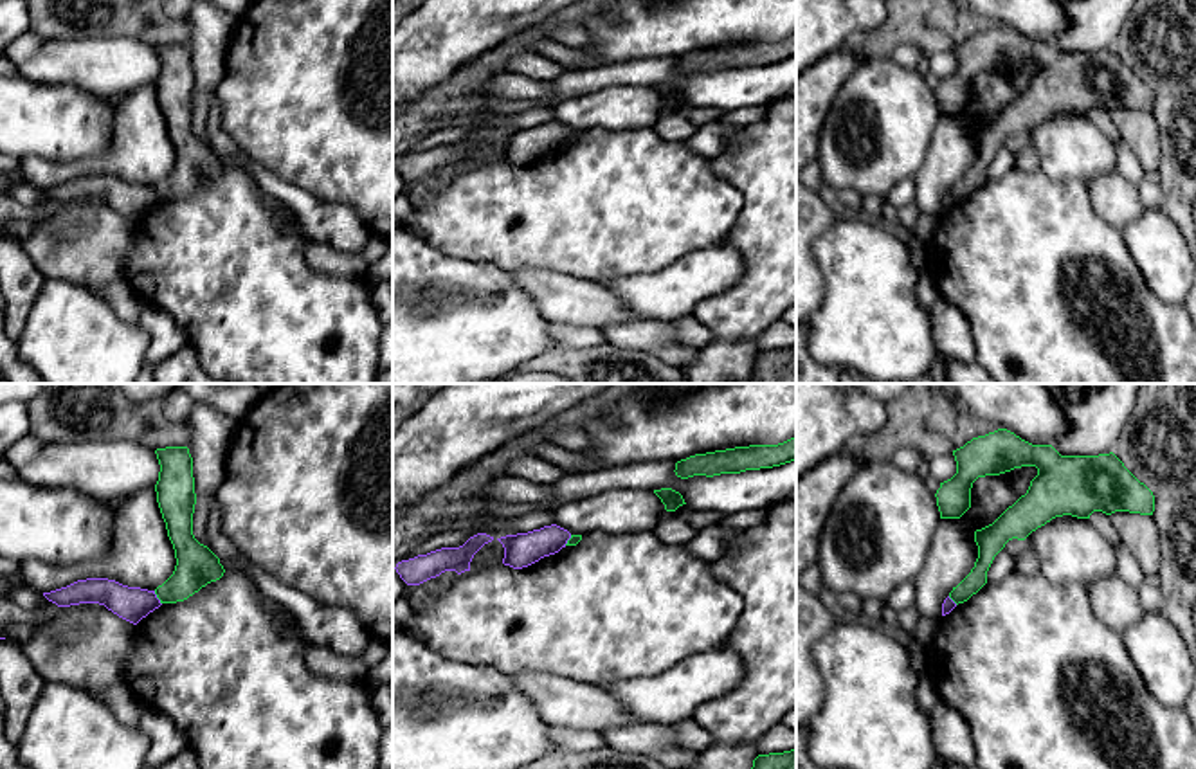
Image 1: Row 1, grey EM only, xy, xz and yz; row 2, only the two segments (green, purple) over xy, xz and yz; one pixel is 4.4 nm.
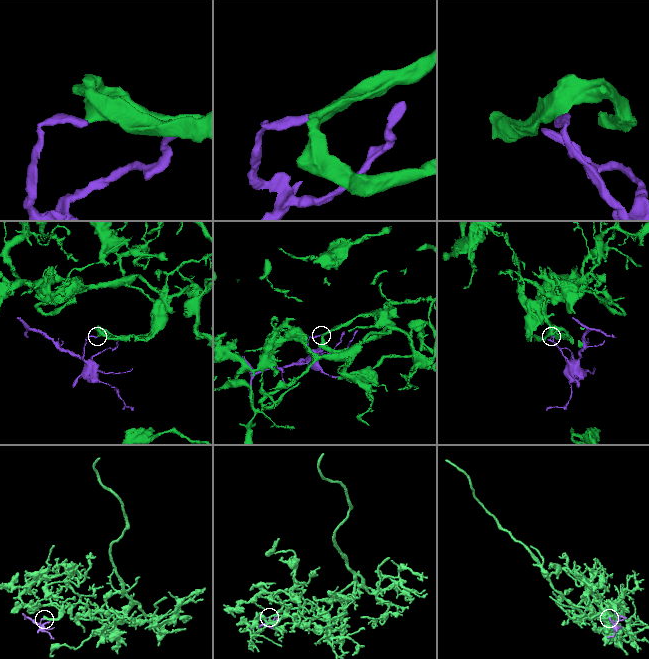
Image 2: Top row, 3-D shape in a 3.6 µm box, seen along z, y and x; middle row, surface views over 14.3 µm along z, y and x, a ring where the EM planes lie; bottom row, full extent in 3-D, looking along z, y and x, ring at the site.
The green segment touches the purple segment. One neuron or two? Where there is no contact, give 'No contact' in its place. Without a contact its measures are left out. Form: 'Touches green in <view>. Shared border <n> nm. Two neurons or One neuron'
Touches green in xy. Shared border 70 nm. Two neurons

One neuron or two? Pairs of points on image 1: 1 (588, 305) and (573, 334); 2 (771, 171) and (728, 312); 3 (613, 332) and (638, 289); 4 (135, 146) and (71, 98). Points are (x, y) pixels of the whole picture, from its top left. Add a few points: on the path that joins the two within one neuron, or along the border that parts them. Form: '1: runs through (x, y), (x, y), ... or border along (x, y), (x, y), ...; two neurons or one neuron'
1: border along (552, 321), (597, 326), (600, 330); two neurons
2: runs through (771, 206), (771, 269), (762, 278); one neuron
3: border along (642, 317), (665, 323); two neurons
4: border along (116, 99), (112, 143), (101, 153), (81, 159); two neurons

